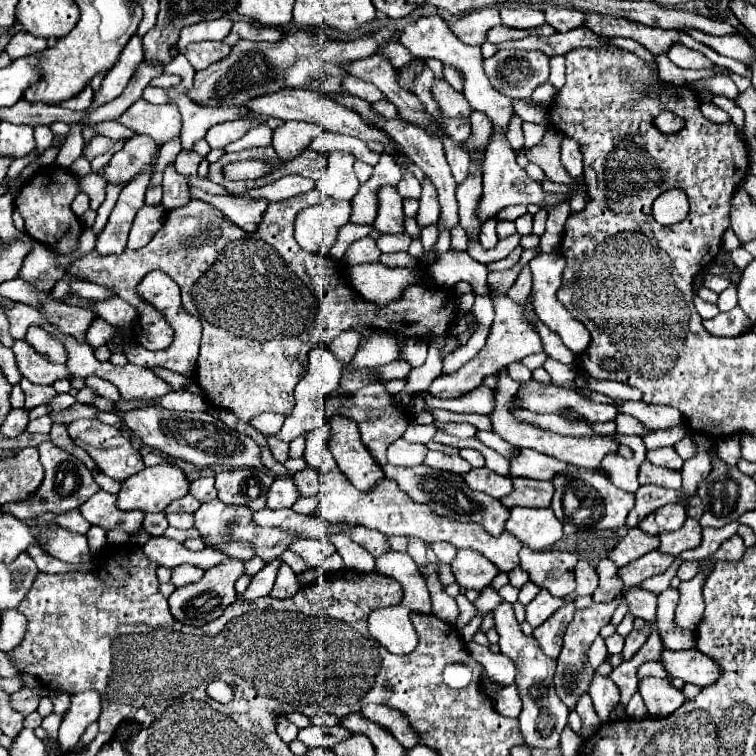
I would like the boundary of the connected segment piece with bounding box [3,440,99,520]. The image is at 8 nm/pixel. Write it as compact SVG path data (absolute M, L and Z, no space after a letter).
M51 440L49 442L43 442L37 446L39 454L41 454L41 464L45 468L45 478L41 482L41 486L25 500L19 500L19 502L7 502L3 506L3 512L19 518L19 520L35 520L47 512L51 514L65 514L69 510L75 510L79 508L87 498L91 498L99 486L95 484L89 468L79 460L75 458L73 454L57 448Z

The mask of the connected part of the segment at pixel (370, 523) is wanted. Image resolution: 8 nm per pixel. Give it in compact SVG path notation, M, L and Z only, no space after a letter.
M335 468L327 474L319 474L319 480L321 480L321 490L319 490L317 516L321 516L327 522L359 524L359 526L375 528L375 530L383 532L385 536L417 536L427 544L445 540L445 542L453 544L455 548L473 548L473 550L481 552L485 558L489 558L501 572L503 572L503 568L519 566L517 552L521 548L521 542L515 536L511 536L507 530L501 536L491 536L483 530L483 526L479 526L475 522L457 522L447 516L437 516L427 506L411 502L411 498L407 498L407 494L403 494L403 490L399 490L399 486L395 486L395 482L391 482L387 478L379 484L379 490L375 490L371 494L363 494L361 490L355 490L355 486L351 486L351 482L347 482L347 478L343 476L343 472L339 468Z

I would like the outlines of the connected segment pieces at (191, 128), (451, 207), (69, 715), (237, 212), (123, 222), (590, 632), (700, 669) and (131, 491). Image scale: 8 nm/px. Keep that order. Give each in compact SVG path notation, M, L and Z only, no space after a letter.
M175 98L175 104L179 106L179 112L183 114L183 134L181 144L183 150L193 150L193 144L197 140L205 138L205 130L209 130L213 124L237 120L239 110L237 106L231 106L231 110L215 110L215 106L195 106L189 98Z
M327 94L329 98L335 98L337 102L341 102L343 106L347 106L347 108L351 108L351 110L355 110L355 112L361 112L361 114L367 114L367 118L371 120L371 122L375 122L379 128L383 128L401 148L403 148L403 152L425 172L425 176L433 182L433 186L435 186L435 190L437 190L437 198L439 198L439 204L441 204L441 216L439 216L439 222L437 222L437 228L439 230L447 230L447 232L451 232L457 224L459 224L459 214L457 214L457 198L455 198L455 188L457 188L457 184L455 184L455 180L453 180L453 176L451 176L451 170L449 170L449 166L447 166L447 160L445 160L445 152L443 152L443 144L441 142L435 142L435 138L429 138L427 134L423 134L423 130L419 128L419 126L415 126L415 124L409 124L409 122L403 122L401 118L395 118L395 120L385 120L385 118L379 118L375 112L373 112L373 108L371 108L371 104L369 102L365 102L365 100L361 100L361 98L357 98L357 96L349 96L349 94L343 94L343 96L333 96L333 94Z
M95 690L79 692L71 696L71 708L65 712L65 718L59 726L59 746L63 752L77 748L85 728L97 722L101 714L101 696Z
M189 184L189 194L191 194L191 200L203 200L203 202L213 204L233 224L237 224L239 228L243 228L247 232L255 230L255 226L261 222L263 210L268 206L268 202L265 200L241 200L241 198L233 198L233 196L207 194L207 192L199 190L197 186L191 186L191 184Z
M151 170L147 174L133 178L129 184L123 186L105 230L97 236L97 246L95 246L97 254L109 256L109 254L119 254L125 250L131 222L133 222L137 210L143 206L149 178L151 178Z
M615 598L615 602L609 602L609 604L593 604L593 606L585 608L585 610L577 610L575 618L567 626L567 632L563 636L563 650L561 650L559 658L557 658L557 670L555 670L555 674L557 674L559 680L555 684L555 692L557 692L557 696L561 698L561 702L569 710L573 710L575 704L577 704L577 700L589 690L589 684L591 684L595 672L593 672L591 664L587 662L587 650L589 650L591 642L599 636L599 630L605 624L609 624L609 620L611 620L617 604L619 604L619 598Z
M667 646L661 648L659 662L665 666L671 678L681 678L683 682L709 686L719 678L719 668L711 662L711 658L699 654L699 650L669 650Z
M159 464L155 468L143 468L135 476L121 482L117 494L119 510L163 512L173 500L189 492L189 480L171 464Z

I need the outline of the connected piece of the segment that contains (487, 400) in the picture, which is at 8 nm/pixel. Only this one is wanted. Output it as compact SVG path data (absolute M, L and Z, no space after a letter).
M479 386L461 398L455 400L439 400L439 398L427 398L427 406L431 408L443 408L451 412L477 412L477 414L491 414L493 406L493 392L487 386Z

